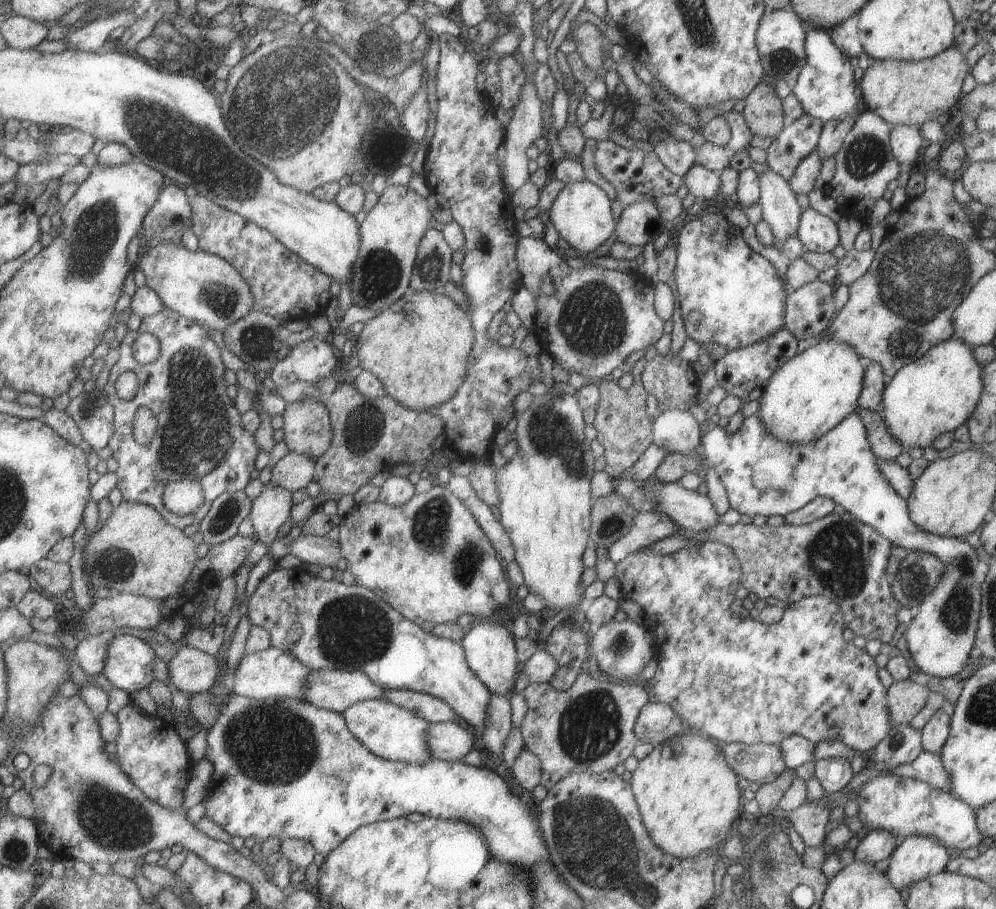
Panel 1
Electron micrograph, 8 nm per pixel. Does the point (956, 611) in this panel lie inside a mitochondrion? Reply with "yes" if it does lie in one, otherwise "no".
yes

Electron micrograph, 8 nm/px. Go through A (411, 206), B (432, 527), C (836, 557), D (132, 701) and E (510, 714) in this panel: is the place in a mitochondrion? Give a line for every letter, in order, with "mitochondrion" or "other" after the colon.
A: other
B: mitochondrion
C: mitochondrion
D: other
E: other

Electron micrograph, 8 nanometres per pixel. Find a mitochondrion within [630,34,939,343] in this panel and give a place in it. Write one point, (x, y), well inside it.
(864, 157)

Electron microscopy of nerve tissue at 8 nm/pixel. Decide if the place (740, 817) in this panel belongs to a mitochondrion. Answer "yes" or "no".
no

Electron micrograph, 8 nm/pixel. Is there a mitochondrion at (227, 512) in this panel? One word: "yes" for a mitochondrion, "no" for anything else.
yes

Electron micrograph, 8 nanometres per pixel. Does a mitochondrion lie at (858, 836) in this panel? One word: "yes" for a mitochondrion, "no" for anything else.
no

